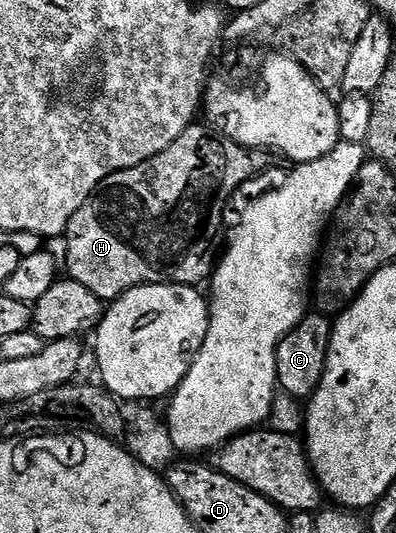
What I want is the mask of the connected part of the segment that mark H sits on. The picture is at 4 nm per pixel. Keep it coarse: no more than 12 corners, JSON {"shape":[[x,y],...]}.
{"shape":[[193,125],[113,173],[65,232],[104,301],[199,285],[223,210],[266,169]]}

